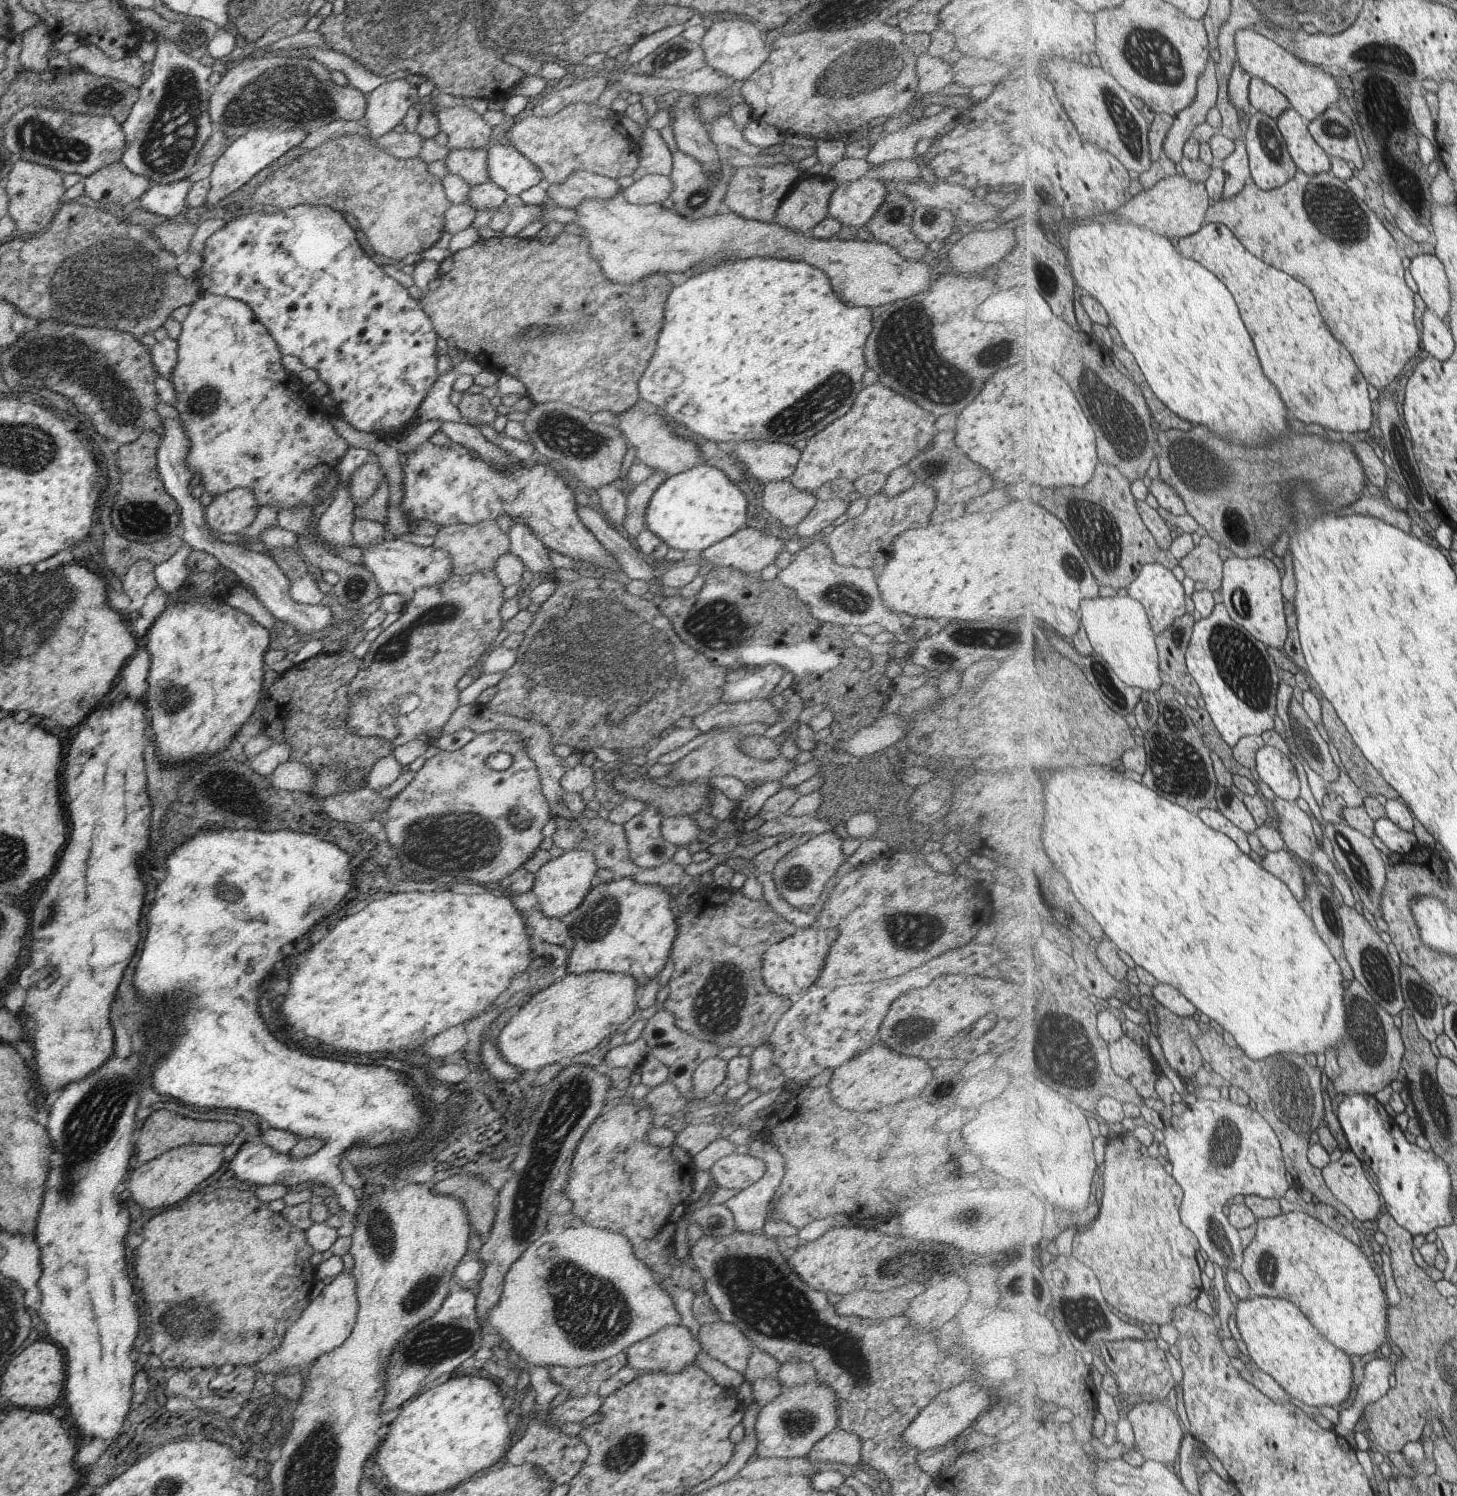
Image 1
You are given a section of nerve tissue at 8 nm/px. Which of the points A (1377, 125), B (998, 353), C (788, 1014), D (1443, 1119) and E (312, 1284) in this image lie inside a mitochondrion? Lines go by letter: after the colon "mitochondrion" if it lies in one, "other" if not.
A: other
B: mitochondrion
C: other
D: mitochondrion
E: other

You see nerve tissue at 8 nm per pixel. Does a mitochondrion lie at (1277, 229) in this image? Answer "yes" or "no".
no

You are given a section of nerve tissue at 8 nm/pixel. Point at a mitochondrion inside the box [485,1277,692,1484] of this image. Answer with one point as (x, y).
(625, 1451)

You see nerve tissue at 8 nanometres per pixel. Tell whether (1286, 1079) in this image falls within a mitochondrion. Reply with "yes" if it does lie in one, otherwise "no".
yes

